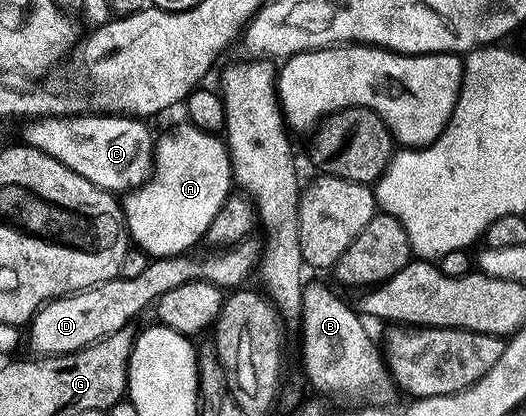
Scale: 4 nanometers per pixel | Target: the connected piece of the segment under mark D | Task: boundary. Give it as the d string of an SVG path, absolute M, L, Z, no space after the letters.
M246 239L235 248L217 251L209 257L198 255L179 256L173 259L154 260L149 269L135 279L112 279L101 286L88 291L78 292L64 299L55 300L40 308L30 322L31 331L27 333L28 344L34 354L41 357L48 355L68 355L91 347L109 336L126 330L131 321L139 316L150 304L156 304L165 294L195 281L206 281L222 289L237 289L260 266L261 245Z

